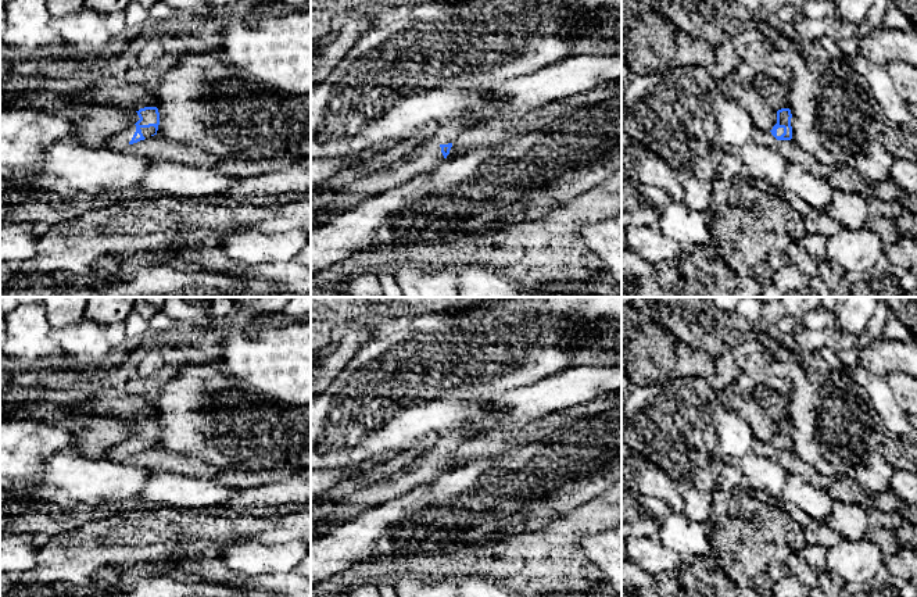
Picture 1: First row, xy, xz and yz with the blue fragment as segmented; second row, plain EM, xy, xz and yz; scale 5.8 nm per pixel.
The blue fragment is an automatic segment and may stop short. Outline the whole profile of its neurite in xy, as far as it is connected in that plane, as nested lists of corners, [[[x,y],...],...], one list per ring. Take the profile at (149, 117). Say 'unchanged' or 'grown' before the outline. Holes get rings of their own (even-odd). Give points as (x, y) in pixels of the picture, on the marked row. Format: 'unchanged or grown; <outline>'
grown; [[[144,107],[133,112],[132,125],[108,139],[104,146],[114,150],[123,150],[128,144],[144,140],[151,135],[157,135],[160,125],[160,112],[157,107]]]

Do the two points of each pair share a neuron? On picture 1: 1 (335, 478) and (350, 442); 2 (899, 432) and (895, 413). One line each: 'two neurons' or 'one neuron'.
1: two neurons
2: one neuron

